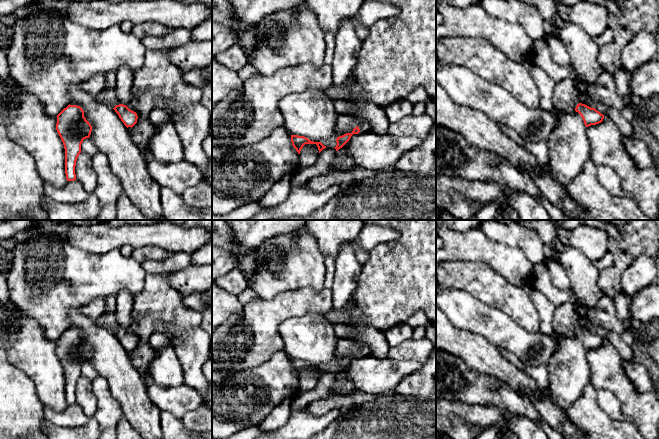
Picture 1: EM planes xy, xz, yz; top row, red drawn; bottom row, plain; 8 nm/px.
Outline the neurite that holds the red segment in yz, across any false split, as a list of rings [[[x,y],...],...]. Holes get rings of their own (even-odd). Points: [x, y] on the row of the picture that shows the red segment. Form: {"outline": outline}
{"outline": [[[571,78],[563,79],[555,84],[553,93],[553,105],[557,110],[565,112],[578,112],[586,127],[599,124],[603,121],[604,115],[580,102],[577,89]]]}

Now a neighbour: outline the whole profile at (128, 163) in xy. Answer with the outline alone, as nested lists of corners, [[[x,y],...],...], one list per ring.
[[[81,84],[70,85],[68,93],[70,105],[83,109],[84,117],[92,126],[89,139],[107,156],[124,194],[150,220],[163,217],[161,186],[148,171],[148,156],[134,143],[115,110],[90,96]]]

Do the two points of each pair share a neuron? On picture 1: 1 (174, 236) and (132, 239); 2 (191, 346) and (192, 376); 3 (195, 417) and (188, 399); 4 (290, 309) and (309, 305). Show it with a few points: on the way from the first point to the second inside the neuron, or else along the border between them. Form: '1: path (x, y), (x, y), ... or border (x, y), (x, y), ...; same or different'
1: path (164, 236), (142, 236); same
2: path (192, 353), (192, 369); same
3: border (201, 404), (190, 410), (181, 419); different
4: path (295, 305), (304, 305); same

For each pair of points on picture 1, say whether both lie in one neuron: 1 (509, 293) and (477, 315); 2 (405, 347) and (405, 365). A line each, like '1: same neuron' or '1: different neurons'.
1: different neurons
2: different neurons

